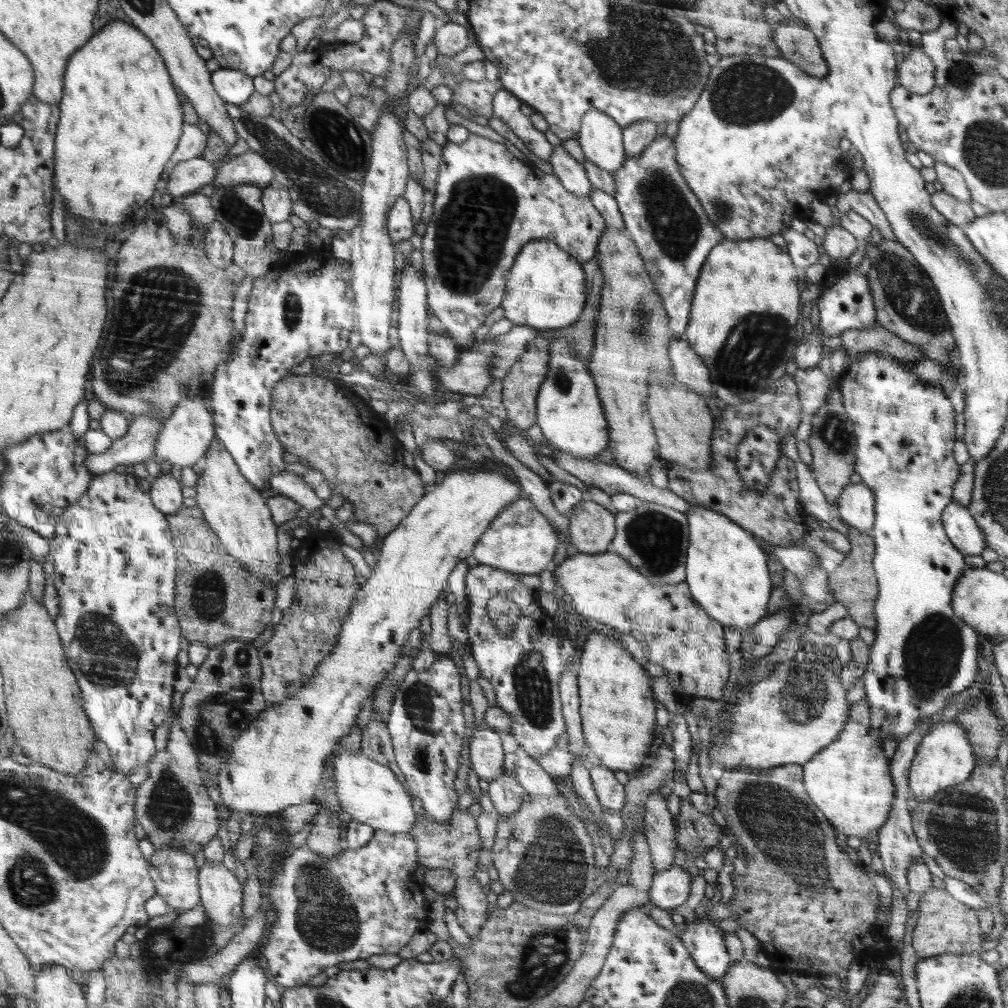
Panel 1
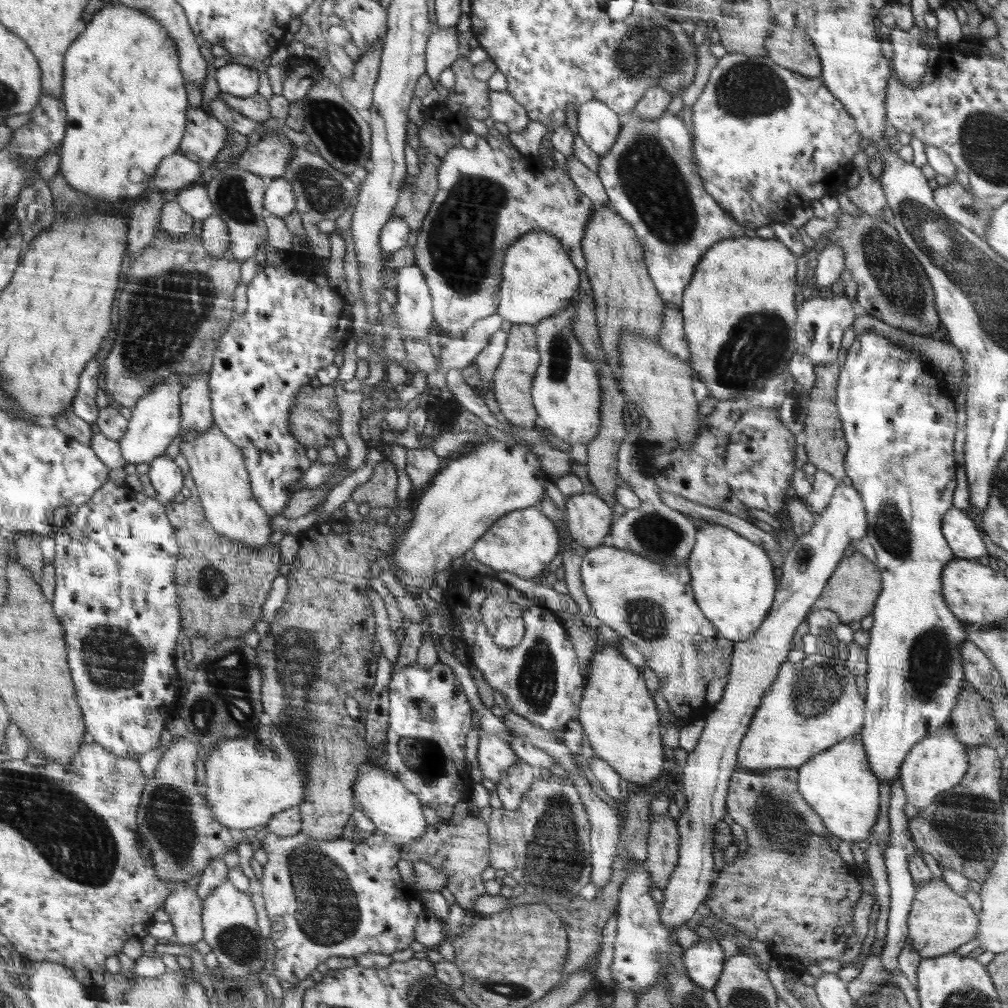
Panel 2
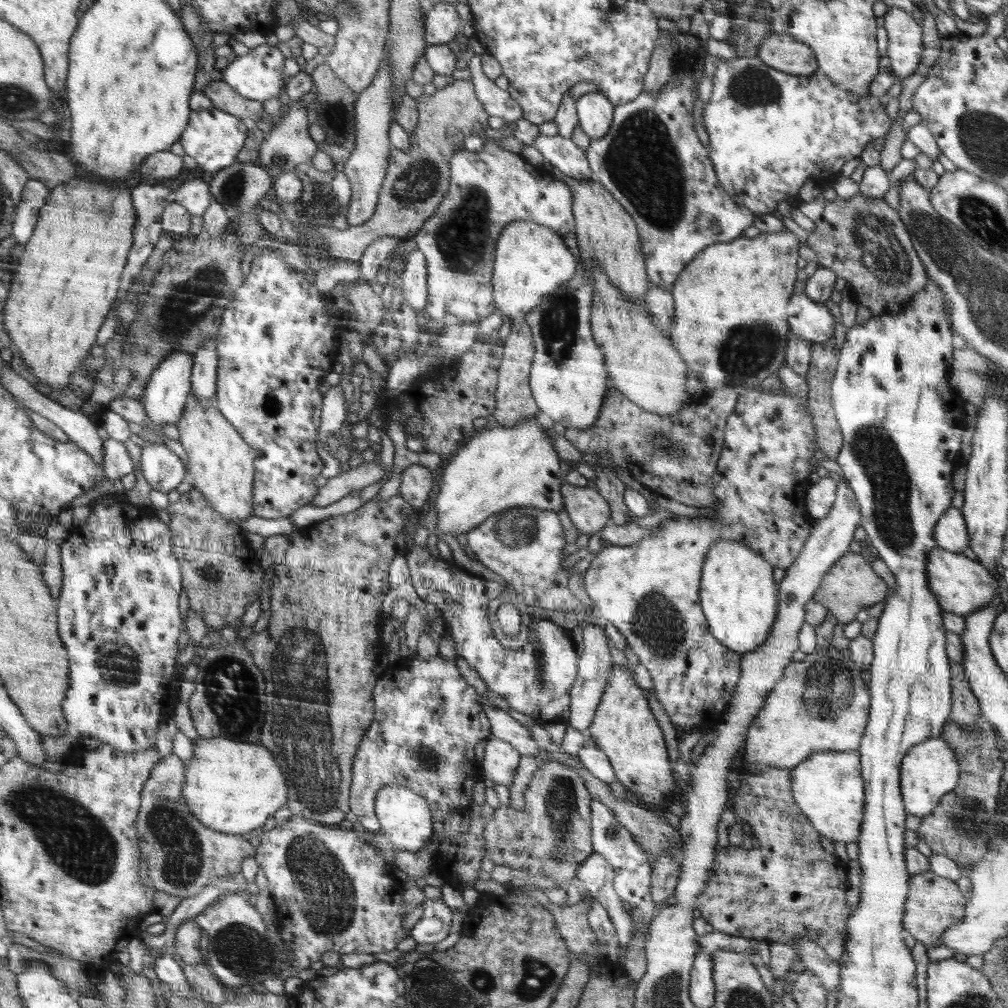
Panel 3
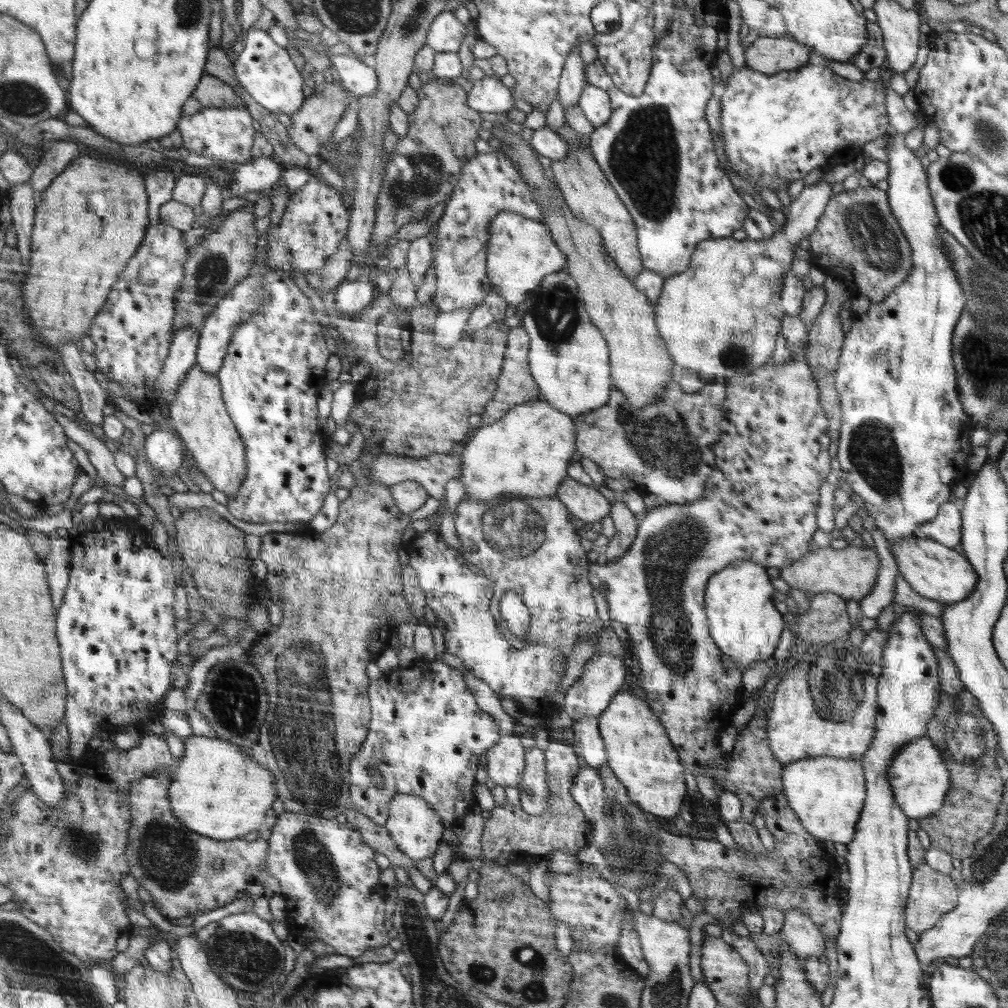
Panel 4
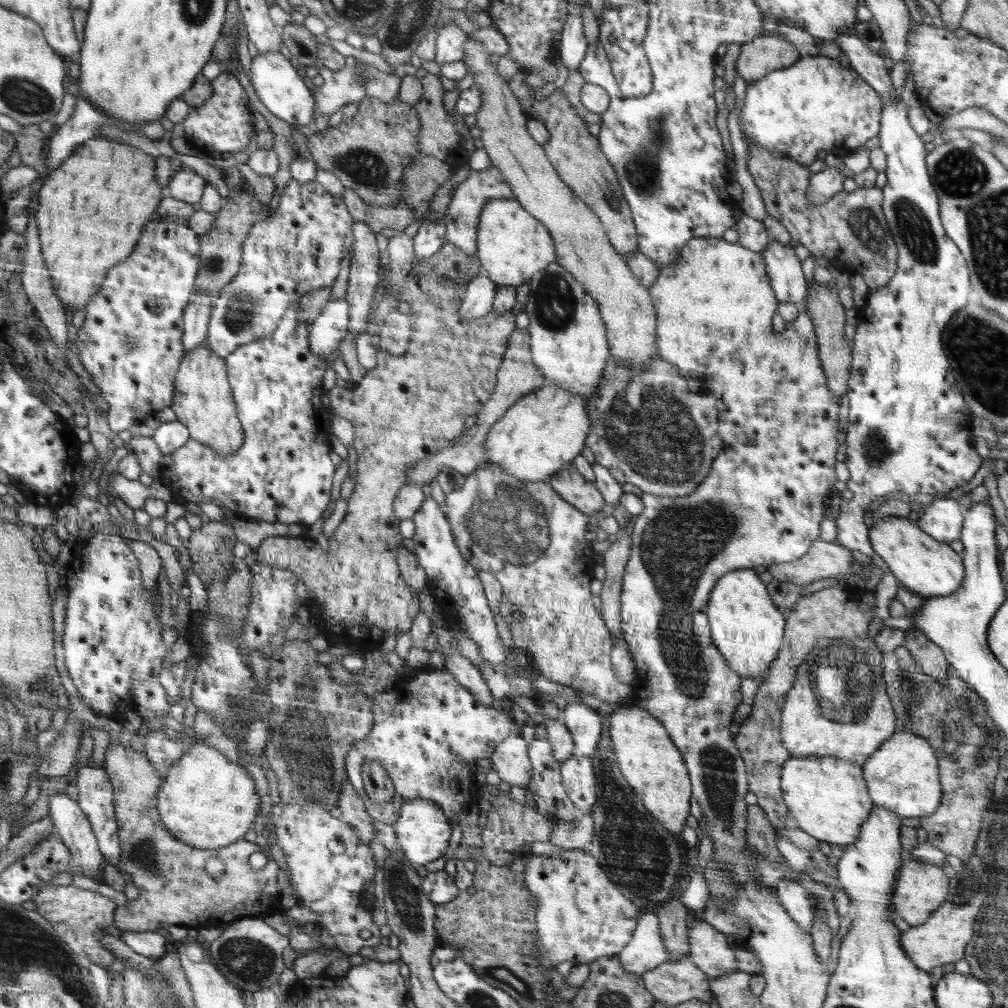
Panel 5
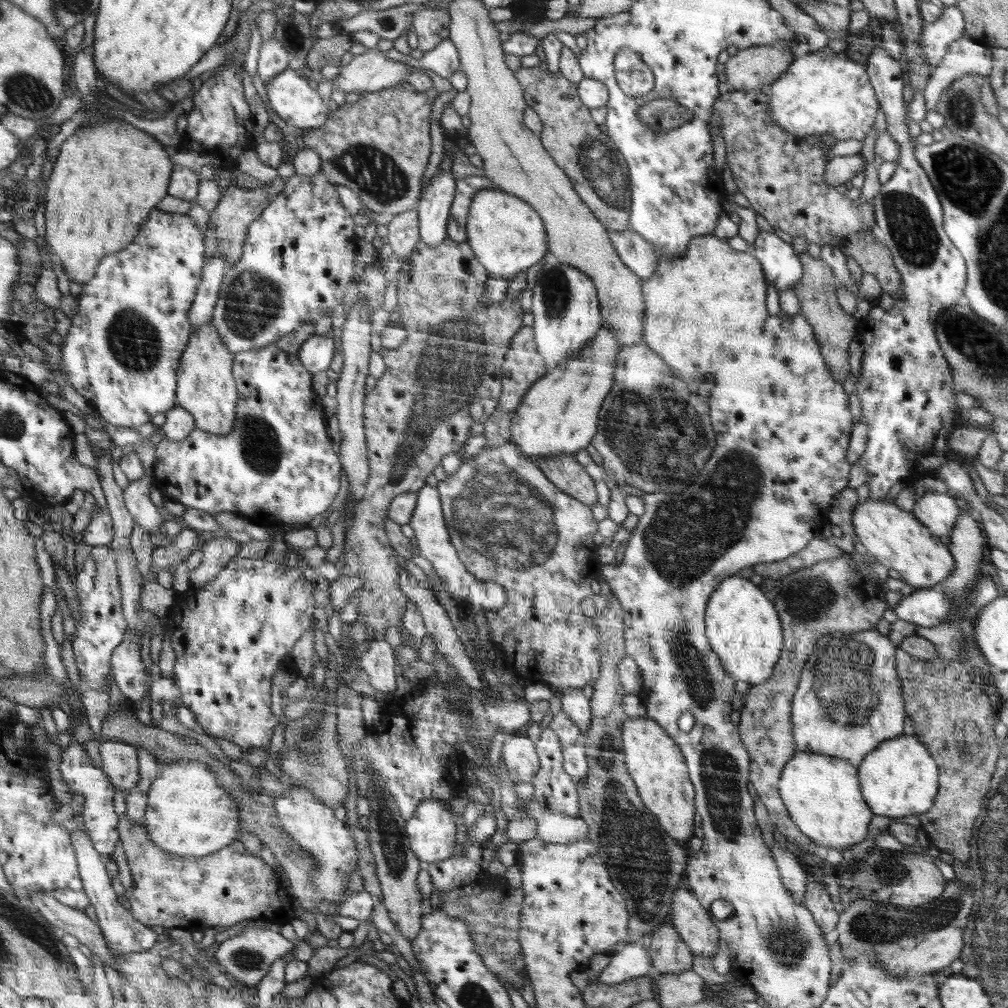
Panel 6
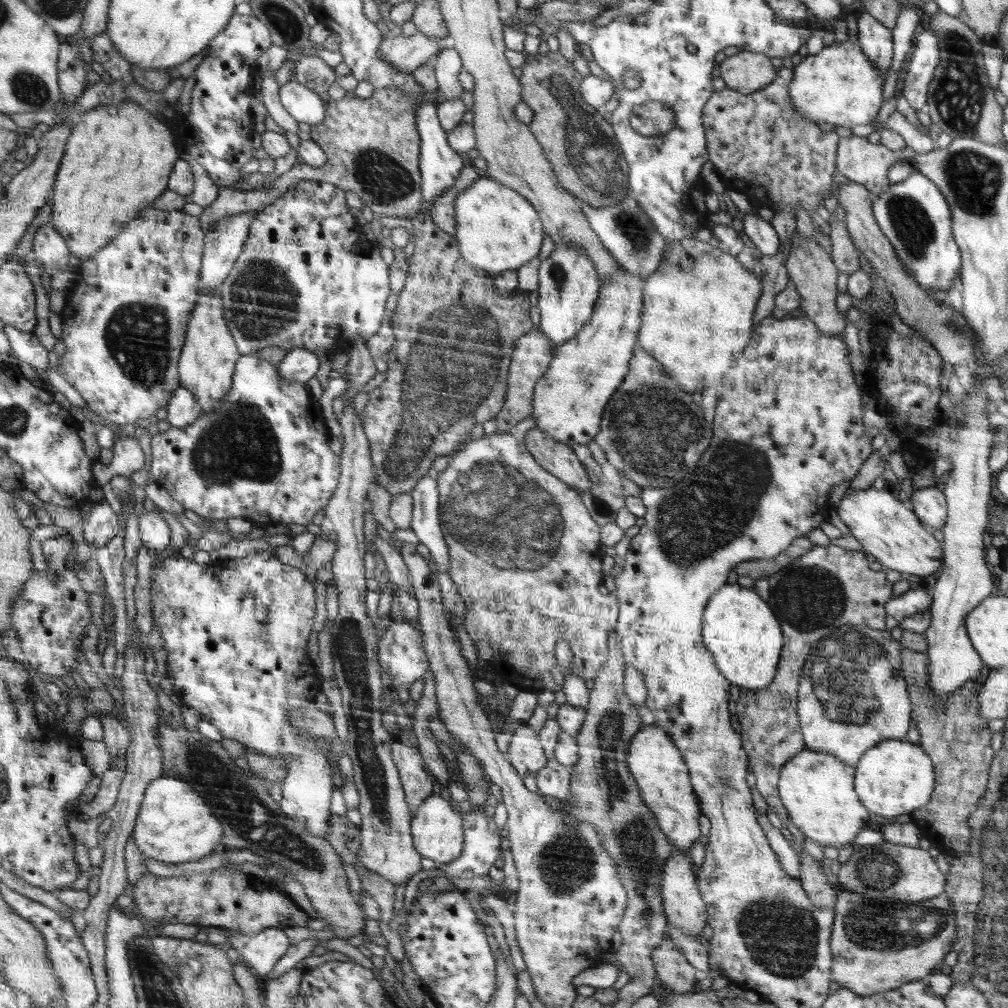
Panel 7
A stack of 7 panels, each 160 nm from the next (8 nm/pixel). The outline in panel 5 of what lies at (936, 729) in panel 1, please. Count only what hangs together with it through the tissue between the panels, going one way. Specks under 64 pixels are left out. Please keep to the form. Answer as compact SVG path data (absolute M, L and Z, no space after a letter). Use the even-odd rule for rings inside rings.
M897 729L866 759L862 767L873 806L891 810L901 818L921 818L932 814L942 800L939 762L934 747L925 738L911 733L908 729Z

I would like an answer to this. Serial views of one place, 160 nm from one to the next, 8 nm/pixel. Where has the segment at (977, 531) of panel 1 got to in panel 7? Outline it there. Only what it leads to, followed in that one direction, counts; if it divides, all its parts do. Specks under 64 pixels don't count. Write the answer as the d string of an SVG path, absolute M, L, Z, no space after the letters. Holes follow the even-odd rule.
M941 486L915 490L909 499L913 512L930 530L941 529L947 519L947 502Z

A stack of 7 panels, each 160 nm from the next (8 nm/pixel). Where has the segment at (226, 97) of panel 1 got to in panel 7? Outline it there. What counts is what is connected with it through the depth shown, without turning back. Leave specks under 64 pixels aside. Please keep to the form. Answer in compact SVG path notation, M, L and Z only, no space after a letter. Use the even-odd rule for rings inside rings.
M292 79L279 88L279 100L290 117L298 122L320 125L326 117L326 104L319 94Z

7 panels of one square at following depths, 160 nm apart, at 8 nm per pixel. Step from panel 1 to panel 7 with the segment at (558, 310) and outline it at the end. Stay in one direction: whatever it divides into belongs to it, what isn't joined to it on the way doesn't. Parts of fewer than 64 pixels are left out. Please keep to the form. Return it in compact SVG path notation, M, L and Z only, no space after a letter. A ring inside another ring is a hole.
M481 177L468 189L461 190L454 202L454 219L456 221L455 237L460 243L460 251L466 262L487 273L496 275L506 271L518 270L525 262L537 257L544 240L544 223L536 208L524 199L513 187L504 186L490 177Z

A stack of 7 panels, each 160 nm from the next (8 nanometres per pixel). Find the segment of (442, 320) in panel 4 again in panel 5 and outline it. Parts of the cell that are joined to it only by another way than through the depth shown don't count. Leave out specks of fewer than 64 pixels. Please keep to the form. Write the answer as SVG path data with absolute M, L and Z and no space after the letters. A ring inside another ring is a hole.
M483 274L472 279L461 302L462 319L472 320L492 311L498 285Z

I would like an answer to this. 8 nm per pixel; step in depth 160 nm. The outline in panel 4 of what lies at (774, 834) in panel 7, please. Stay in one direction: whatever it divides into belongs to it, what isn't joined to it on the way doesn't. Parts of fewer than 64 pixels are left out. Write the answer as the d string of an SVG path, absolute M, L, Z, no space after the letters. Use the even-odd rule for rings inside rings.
M788 909L782 928L770 935L774 947L786 945L801 961L808 957L826 957L824 936L819 926L800 909Z

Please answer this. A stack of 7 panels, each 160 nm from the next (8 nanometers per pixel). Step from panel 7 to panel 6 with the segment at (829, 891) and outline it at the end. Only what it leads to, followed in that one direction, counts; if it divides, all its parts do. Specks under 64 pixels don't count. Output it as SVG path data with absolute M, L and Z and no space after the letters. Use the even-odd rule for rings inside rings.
M810 878L806 885L804 903L813 913L818 926L827 933L835 928L839 913L834 909L830 894L826 891L822 881Z

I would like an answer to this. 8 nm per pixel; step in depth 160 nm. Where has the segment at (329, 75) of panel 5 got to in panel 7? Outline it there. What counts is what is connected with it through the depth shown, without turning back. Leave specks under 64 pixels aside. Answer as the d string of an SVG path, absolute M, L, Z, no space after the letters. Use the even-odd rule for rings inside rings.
M417 31L412 36L389 35L381 42L381 53L388 66L402 74L412 74L420 66L432 62L441 51L441 39Z

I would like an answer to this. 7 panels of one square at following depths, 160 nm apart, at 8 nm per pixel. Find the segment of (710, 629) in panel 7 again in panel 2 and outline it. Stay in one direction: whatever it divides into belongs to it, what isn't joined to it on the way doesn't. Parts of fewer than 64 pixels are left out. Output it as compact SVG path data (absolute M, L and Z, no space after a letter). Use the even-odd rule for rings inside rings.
M706 522L697 529L696 541L692 548L689 561L689 574L694 574L694 592L698 594L698 607L702 606L702 613L714 627L722 630L722 638L729 638L734 642L742 642L752 637L760 629L762 622L768 617L768 610L774 604L776 591L776 578L772 572L770 558L766 556L763 548L746 540L745 535L738 534L730 527Z

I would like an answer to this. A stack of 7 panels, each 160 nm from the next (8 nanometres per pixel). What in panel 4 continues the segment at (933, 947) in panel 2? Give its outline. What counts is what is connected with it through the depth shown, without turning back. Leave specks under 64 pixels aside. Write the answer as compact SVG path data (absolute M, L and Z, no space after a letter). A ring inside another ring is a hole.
M925 862L913 867L905 902L905 925L922 934L958 904L958 895L959 888L949 875L934 870Z

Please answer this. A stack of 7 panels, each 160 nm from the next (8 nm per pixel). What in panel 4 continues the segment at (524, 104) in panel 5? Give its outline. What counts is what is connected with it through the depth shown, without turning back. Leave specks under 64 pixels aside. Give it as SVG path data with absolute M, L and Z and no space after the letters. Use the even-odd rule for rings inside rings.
M568 124L556 128L556 135L568 145L569 153L559 161L552 161L551 168L555 182L565 199L573 216L597 227L604 239L605 249L618 268L630 279L645 270L638 247L637 225L633 221L630 211L621 202L620 196L614 190L612 183L606 178L601 166L594 158L589 146L580 144L581 136L572 130Z

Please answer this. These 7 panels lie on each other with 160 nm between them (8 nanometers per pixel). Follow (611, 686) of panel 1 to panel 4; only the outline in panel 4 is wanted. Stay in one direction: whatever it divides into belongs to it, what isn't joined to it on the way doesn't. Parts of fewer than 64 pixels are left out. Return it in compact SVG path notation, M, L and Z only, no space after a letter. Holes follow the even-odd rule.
M622 688L610 704L598 716L599 731L605 744L607 765L628 790L628 795L642 810L662 818L678 816L684 796L686 782L678 754L670 744L666 730L651 708L640 698Z

